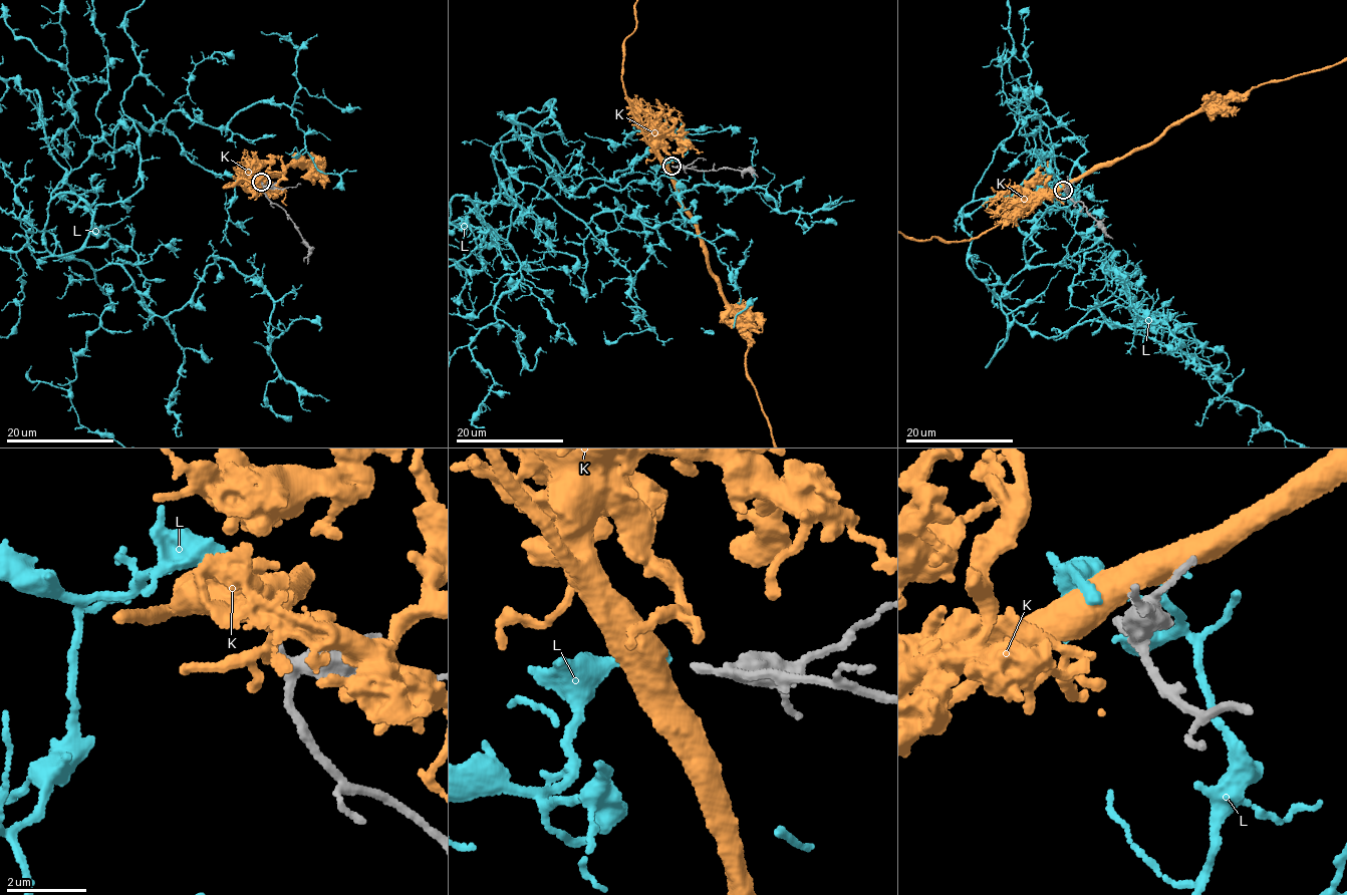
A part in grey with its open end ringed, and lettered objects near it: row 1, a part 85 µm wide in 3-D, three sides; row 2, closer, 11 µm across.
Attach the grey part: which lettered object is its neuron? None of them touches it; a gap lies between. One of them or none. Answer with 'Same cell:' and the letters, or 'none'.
Same cell: L

